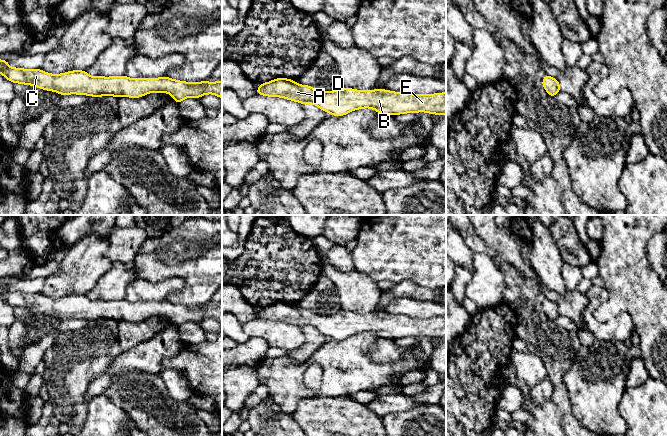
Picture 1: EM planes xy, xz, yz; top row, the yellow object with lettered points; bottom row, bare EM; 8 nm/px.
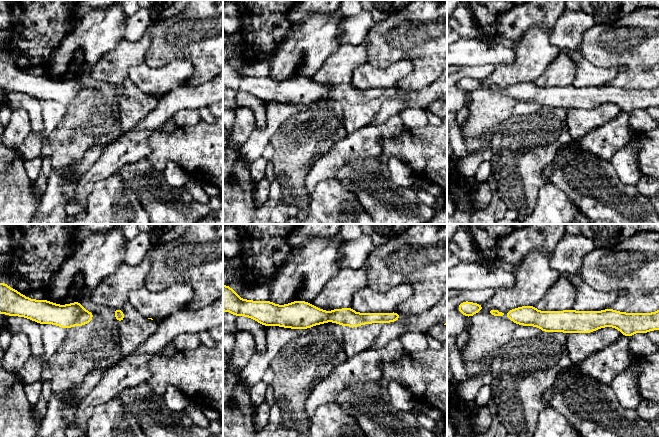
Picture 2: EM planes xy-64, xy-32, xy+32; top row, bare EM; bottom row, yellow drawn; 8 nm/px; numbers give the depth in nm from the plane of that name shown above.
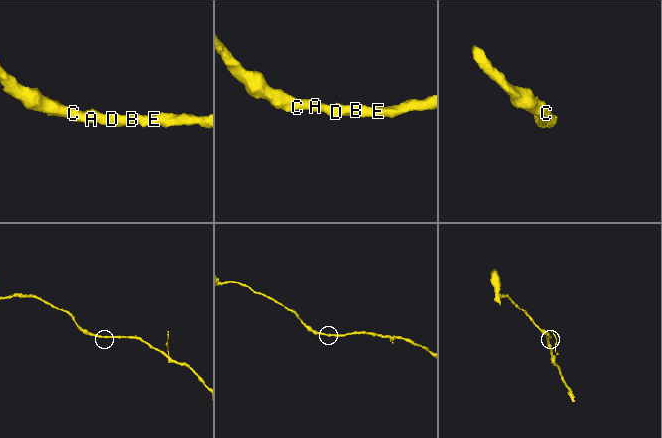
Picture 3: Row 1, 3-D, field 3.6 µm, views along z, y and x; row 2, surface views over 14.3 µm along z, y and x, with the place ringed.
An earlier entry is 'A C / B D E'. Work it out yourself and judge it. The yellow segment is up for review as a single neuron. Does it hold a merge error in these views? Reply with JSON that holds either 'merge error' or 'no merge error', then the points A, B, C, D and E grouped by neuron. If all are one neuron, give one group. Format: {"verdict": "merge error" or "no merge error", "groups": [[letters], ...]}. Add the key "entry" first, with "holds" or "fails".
{"entry": "fails", "verdict": "no merge error", "groups": [["A", "B", "C", "D", "E"]]}

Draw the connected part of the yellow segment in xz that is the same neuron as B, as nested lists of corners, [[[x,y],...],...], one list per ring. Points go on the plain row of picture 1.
[[[276,302],[261,307],[256,318],[281,321],[302,329],[314,328],[333,340],[343,340],[363,332],[371,332],[379,338],[392,340],[417,336],[446,339],[446,316],[424,319],[393,316],[382,312],[361,315],[345,311],[335,315],[322,315],[309,309],[299,309],[292,303]]]

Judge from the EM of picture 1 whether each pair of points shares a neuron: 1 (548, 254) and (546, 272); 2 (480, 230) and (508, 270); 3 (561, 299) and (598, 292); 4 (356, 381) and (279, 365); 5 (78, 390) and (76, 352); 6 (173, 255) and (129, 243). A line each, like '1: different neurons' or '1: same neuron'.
1: same neuron
2: different neurons
3: different neurons
4: same neuron
5: same neuron
6: different neurons

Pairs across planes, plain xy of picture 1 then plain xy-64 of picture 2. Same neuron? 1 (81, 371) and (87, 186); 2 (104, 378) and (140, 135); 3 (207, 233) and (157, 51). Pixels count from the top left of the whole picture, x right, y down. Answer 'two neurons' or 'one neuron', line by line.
1: two neurons
2: one neuron
3: one neuron

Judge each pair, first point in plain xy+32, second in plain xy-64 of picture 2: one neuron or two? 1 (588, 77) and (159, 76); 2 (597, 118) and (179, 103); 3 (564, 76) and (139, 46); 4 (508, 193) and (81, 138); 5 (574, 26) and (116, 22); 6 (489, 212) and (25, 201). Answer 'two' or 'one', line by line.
1: one
2: two
3: one
4: one
5: two
6: two

